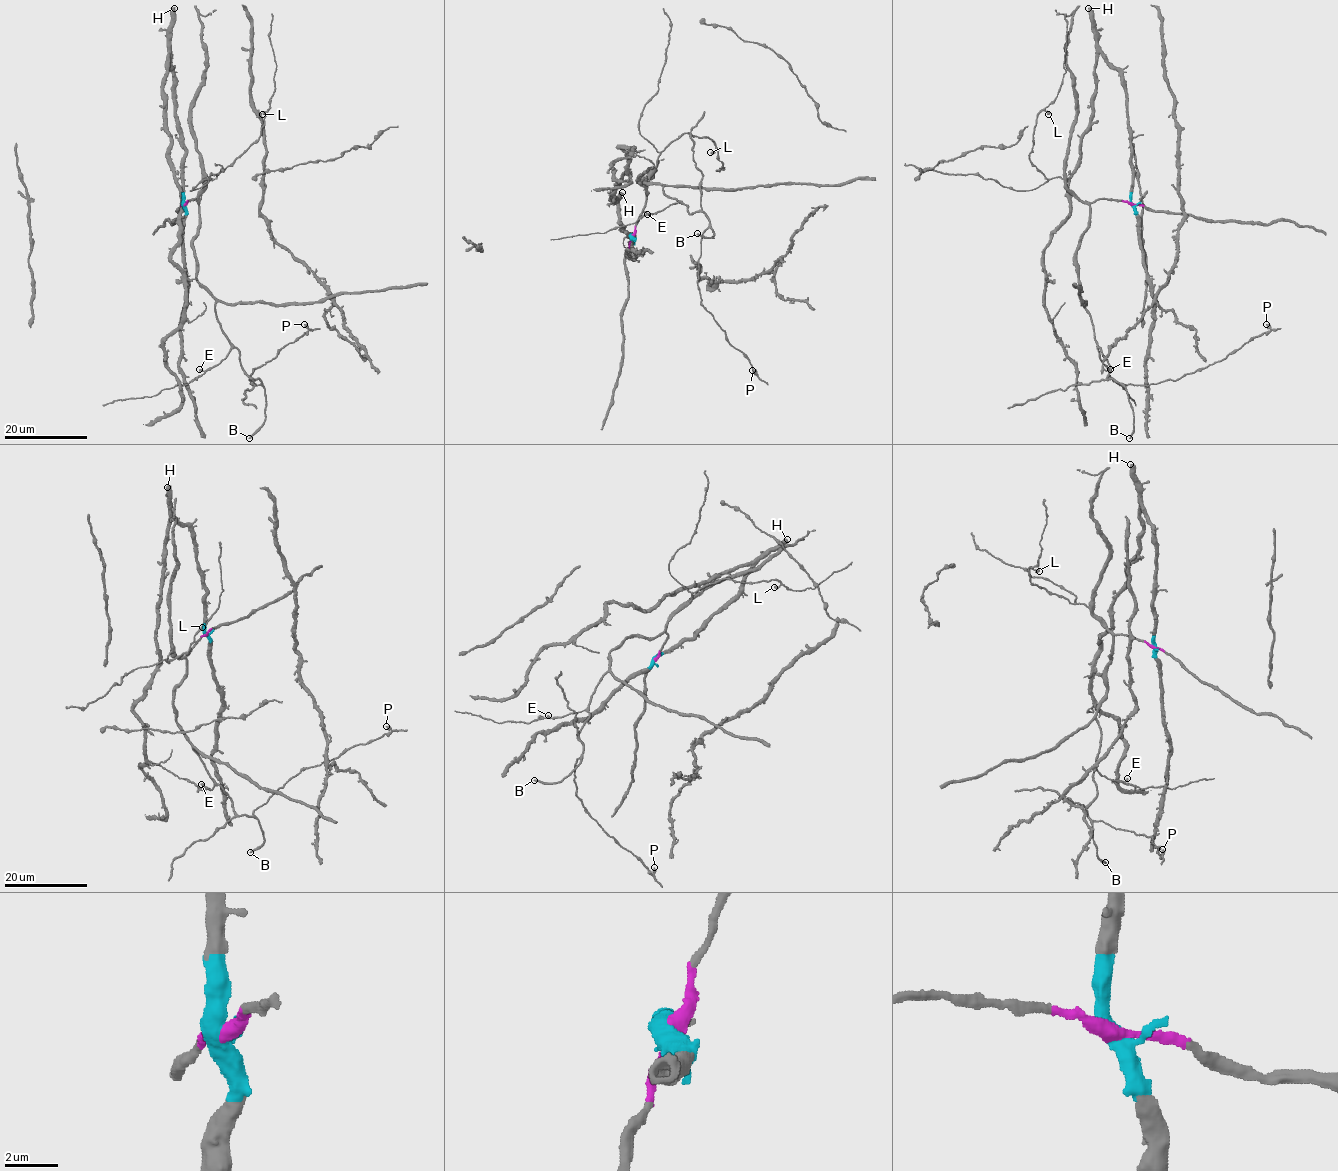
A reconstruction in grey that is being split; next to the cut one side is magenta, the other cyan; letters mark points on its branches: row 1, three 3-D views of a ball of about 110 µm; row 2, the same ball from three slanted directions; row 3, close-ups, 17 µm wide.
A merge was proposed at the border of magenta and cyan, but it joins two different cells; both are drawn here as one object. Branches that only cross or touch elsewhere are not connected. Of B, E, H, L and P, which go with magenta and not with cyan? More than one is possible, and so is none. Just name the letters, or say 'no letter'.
B, E, L, P

